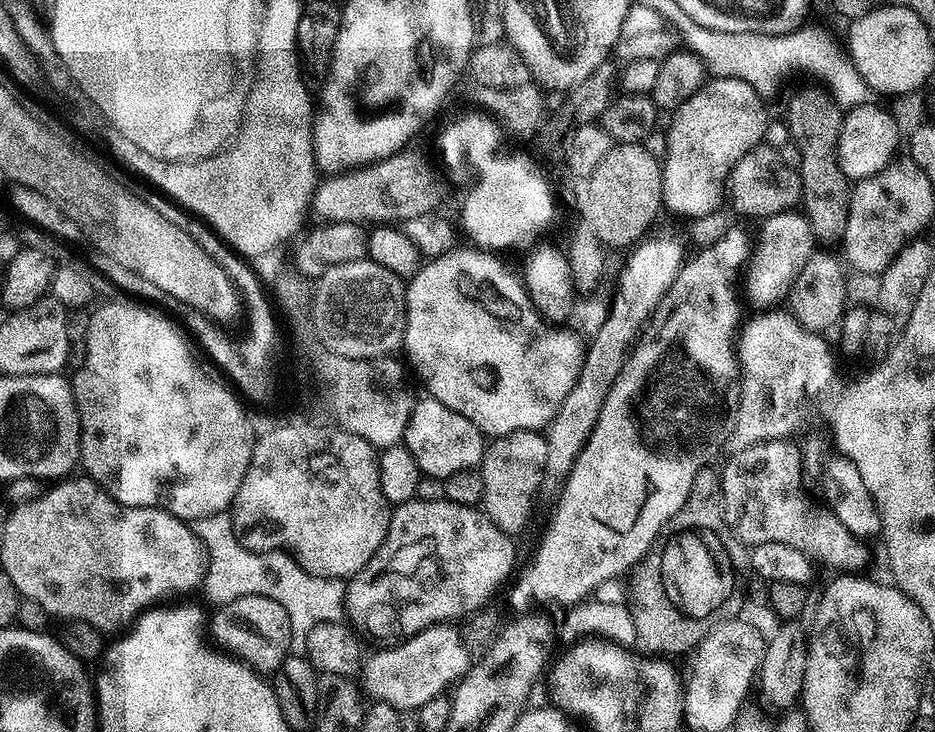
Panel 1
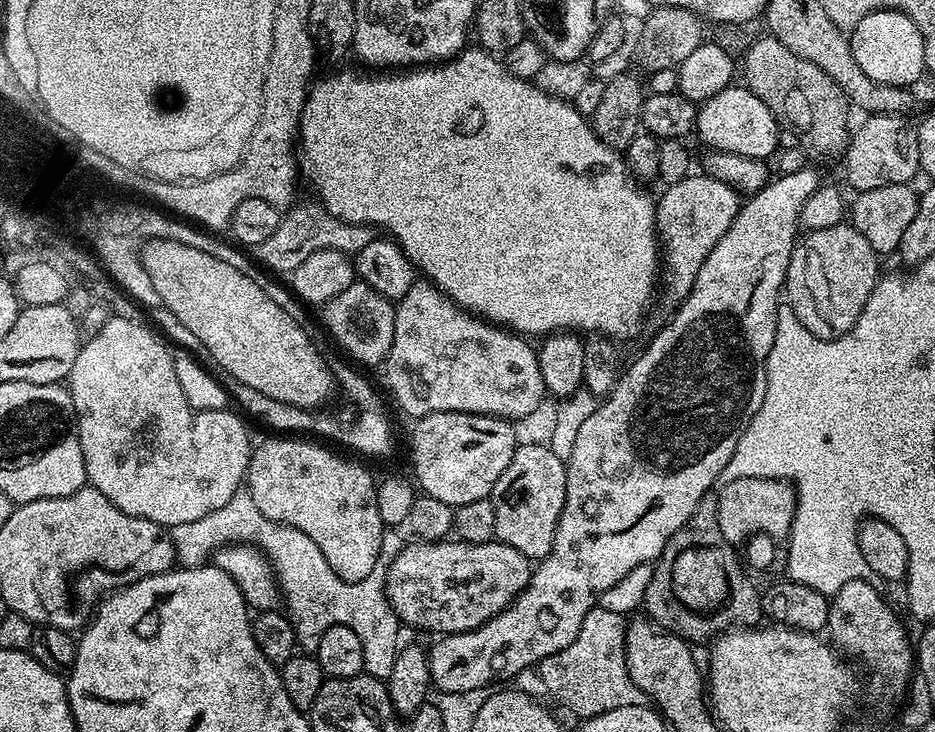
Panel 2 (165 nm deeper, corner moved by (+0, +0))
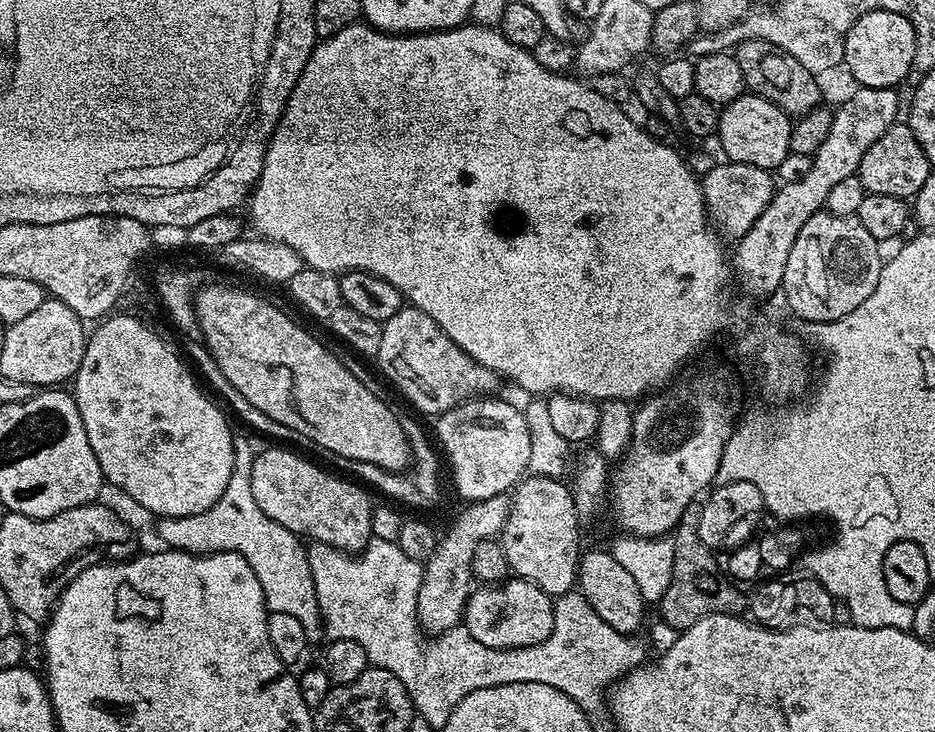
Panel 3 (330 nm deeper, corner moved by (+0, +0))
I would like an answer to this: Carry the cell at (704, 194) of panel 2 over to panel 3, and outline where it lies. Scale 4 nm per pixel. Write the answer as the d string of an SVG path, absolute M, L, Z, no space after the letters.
M718 162L714 170L710 170L700 180L700 189L709 221L715 225L721 237L729 236L729 241L735 242L744 237L754 222L758 222L758 214L762 214L762 210L766 210L772 200L774 176L767 168Z

